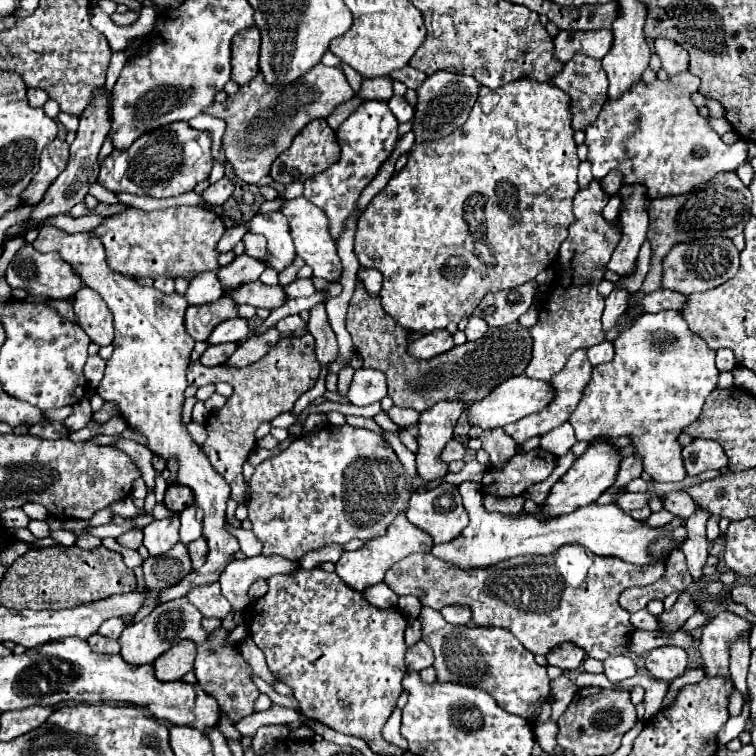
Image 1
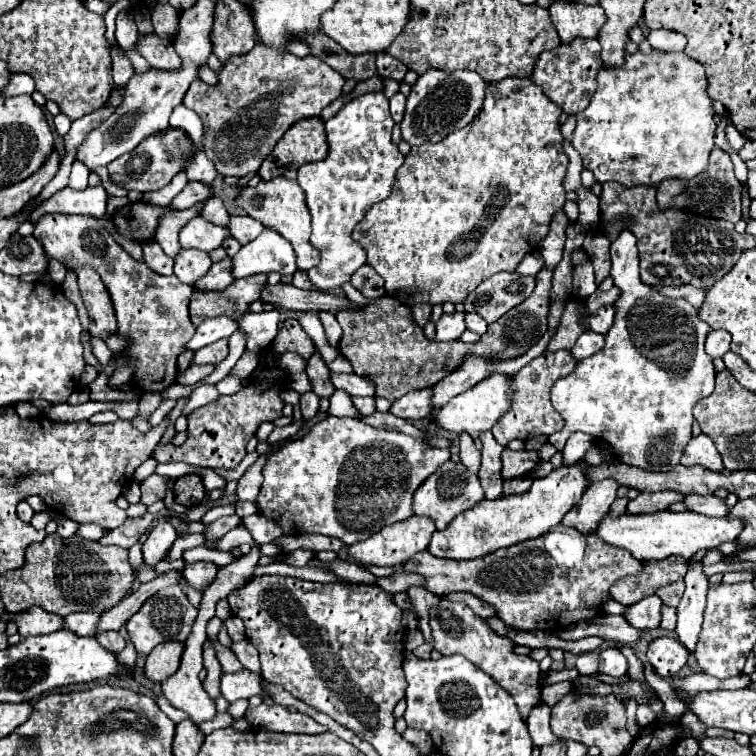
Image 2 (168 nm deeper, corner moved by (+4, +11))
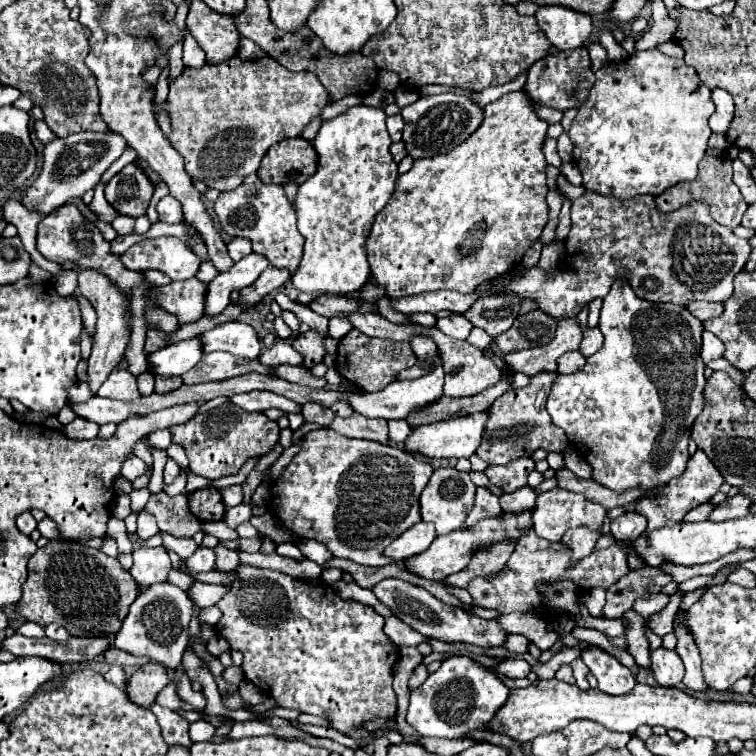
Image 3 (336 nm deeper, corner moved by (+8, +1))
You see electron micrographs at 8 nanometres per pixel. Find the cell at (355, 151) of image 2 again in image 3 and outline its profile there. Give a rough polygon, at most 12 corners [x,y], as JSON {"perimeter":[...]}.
{"perimeter":[[400,114],[322,124],[298,186],[296,290],[352,294],[392,196]]}

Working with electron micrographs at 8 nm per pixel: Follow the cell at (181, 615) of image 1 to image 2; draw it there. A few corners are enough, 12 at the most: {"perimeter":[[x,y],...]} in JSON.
{"perimeter":[[162,588],[126,622],[136,652],[184,642],[198,610]]}

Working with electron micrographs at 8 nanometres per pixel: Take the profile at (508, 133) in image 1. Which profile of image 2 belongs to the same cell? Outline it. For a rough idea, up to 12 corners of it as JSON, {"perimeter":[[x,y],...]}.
{"perimeter":[[488,84],[352,232],[406,306],[462,302],[564,208],[562,108]]}

